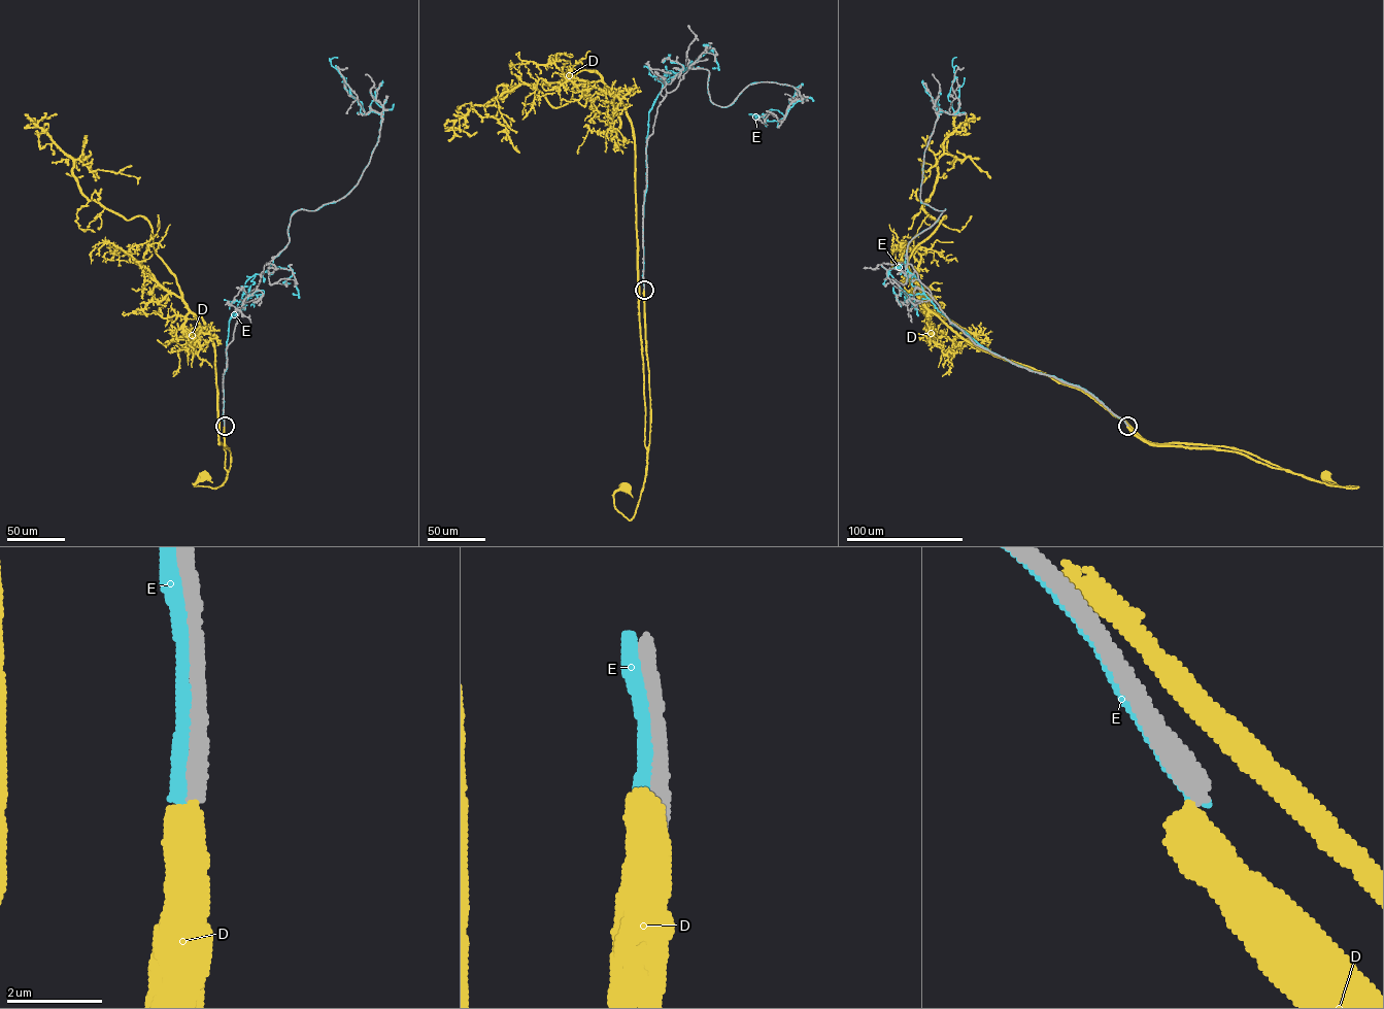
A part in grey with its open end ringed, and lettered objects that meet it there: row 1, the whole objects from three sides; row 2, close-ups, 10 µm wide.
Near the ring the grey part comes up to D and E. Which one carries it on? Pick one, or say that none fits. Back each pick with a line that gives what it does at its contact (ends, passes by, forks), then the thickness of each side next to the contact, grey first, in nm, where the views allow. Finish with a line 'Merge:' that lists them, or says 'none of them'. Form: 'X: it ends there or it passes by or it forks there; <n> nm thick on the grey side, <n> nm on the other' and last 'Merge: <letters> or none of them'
Merge: none of them

